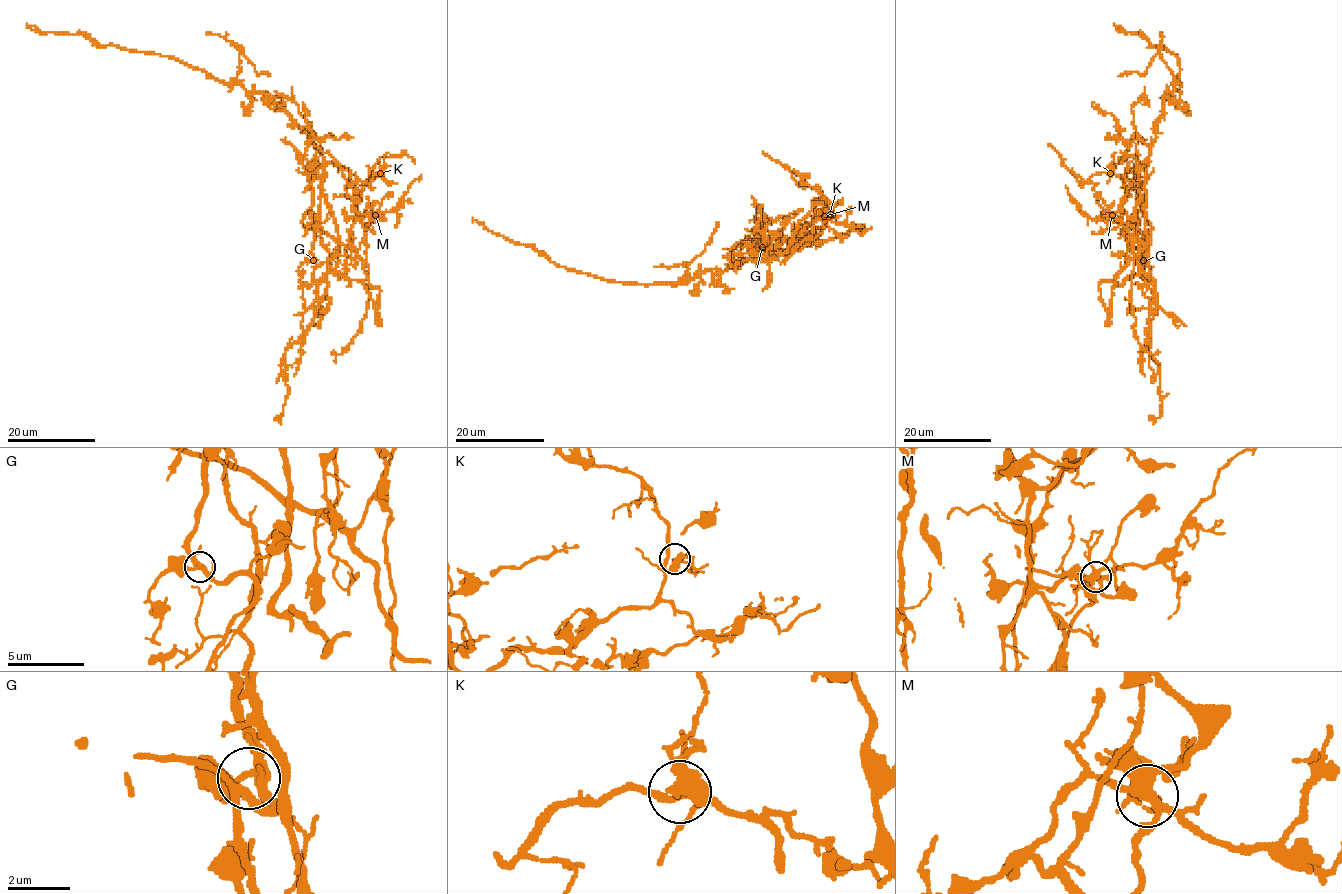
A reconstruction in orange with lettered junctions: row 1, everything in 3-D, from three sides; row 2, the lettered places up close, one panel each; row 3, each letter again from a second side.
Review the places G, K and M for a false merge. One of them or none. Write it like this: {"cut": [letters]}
{"cut": []}

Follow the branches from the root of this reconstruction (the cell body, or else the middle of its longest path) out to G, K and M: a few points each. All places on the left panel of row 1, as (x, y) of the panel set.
G: (304, 132), (323, 160), (317, 165), (322, 194), (320, 214), (315, 218), (315, 241), (310, 254), (313, 260)
K: (304, 132), (326, 162), (344, 166), (350, 173), (350, 182), (359, 189), (380, 173)
M: (304, 132), (326, 162), (344, 166), (350, 173), (356, 193), (356, 214), (361, 219), (374, 214)

